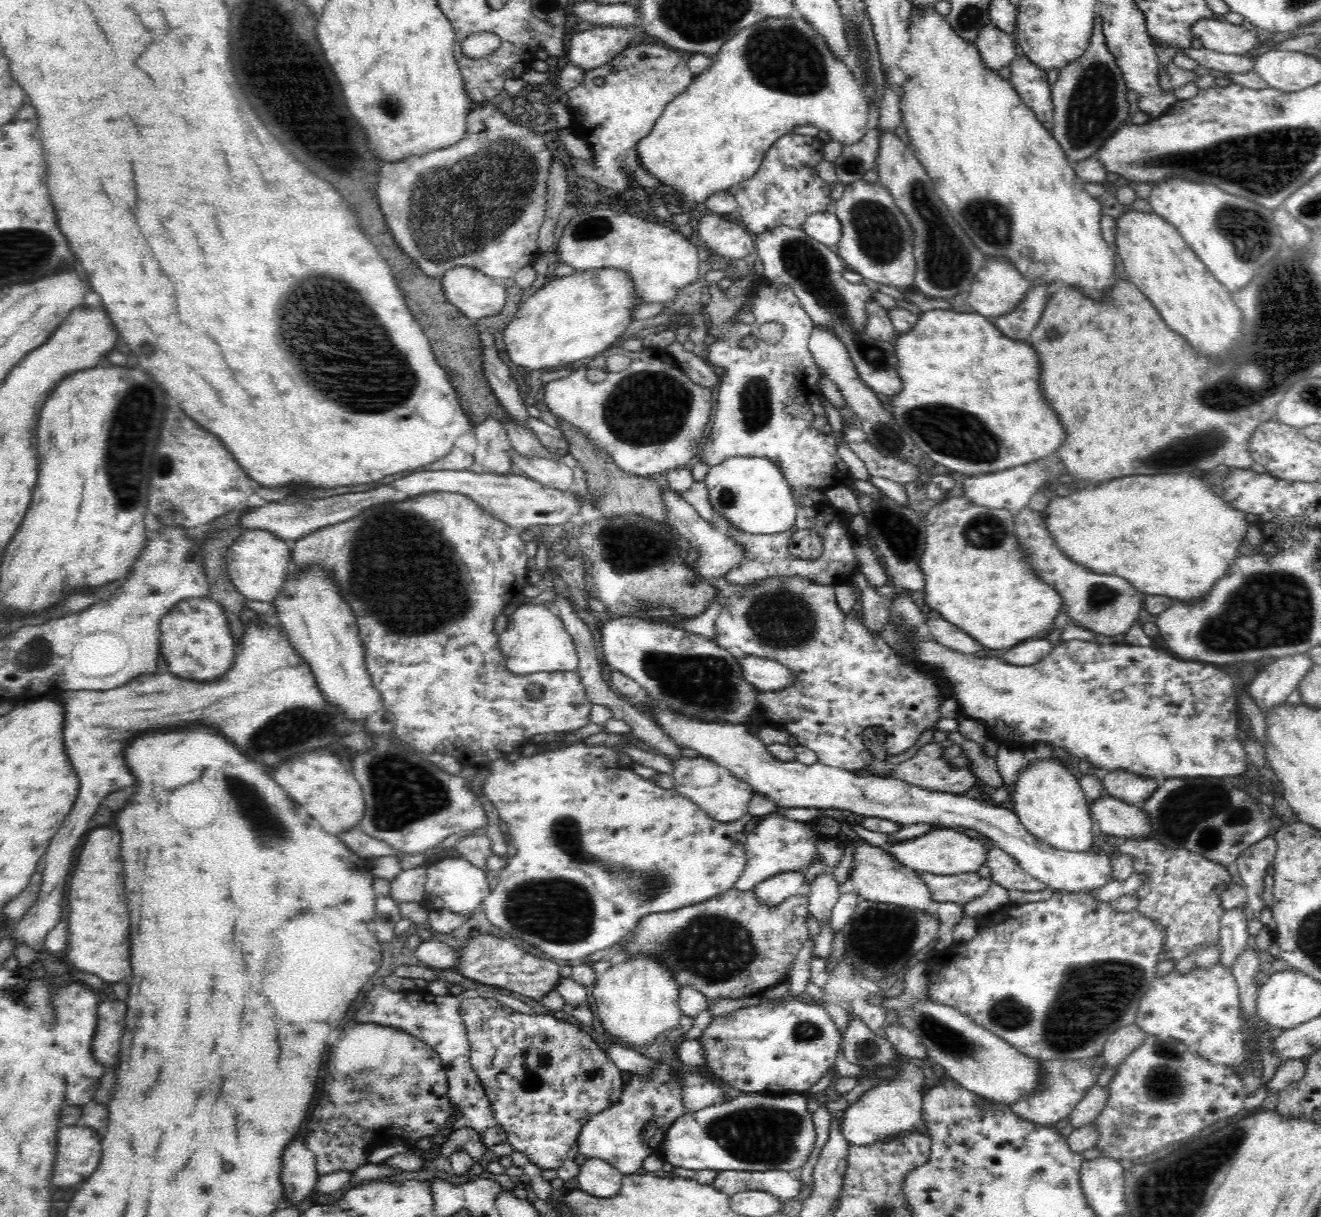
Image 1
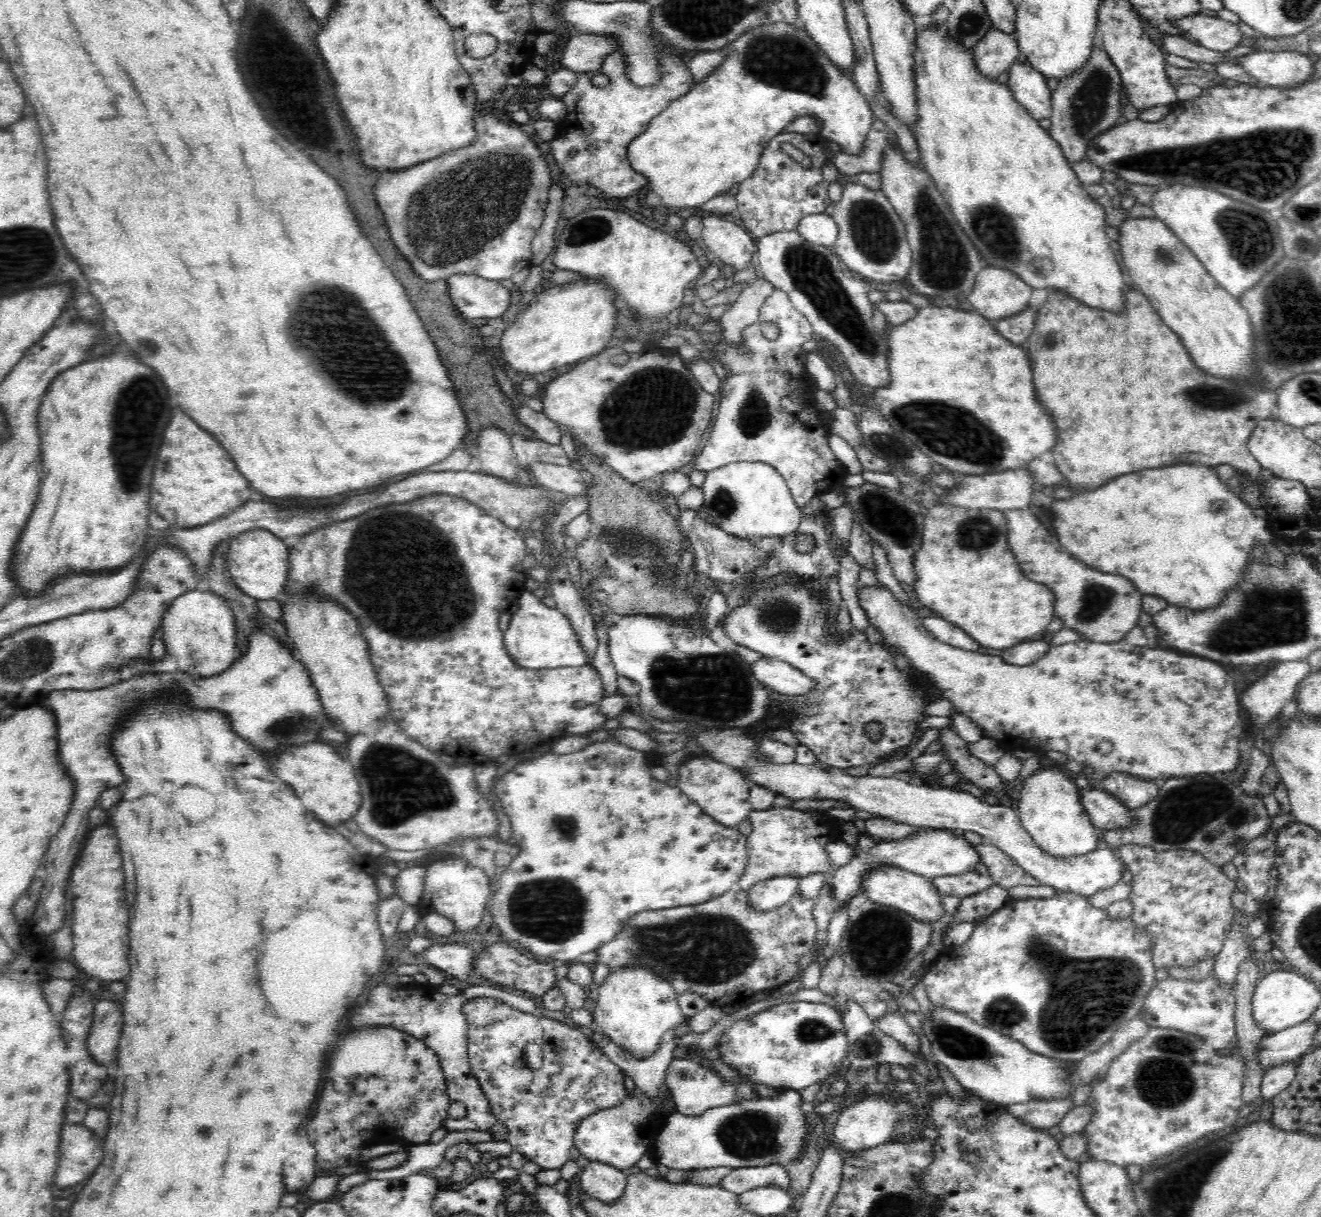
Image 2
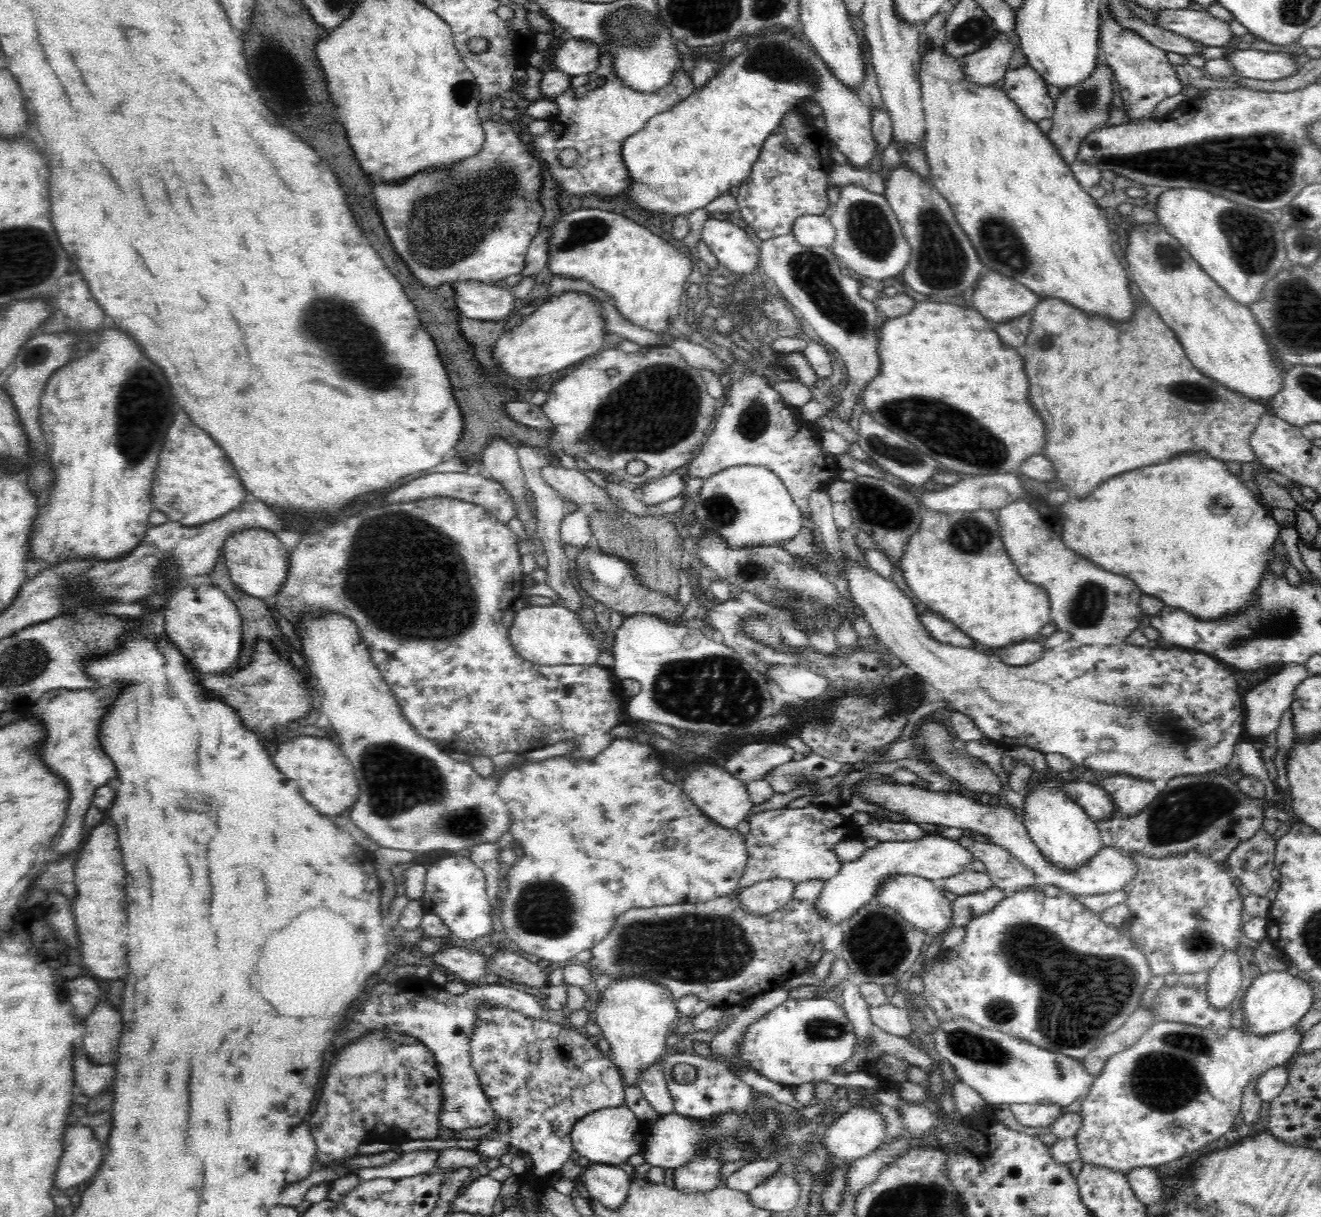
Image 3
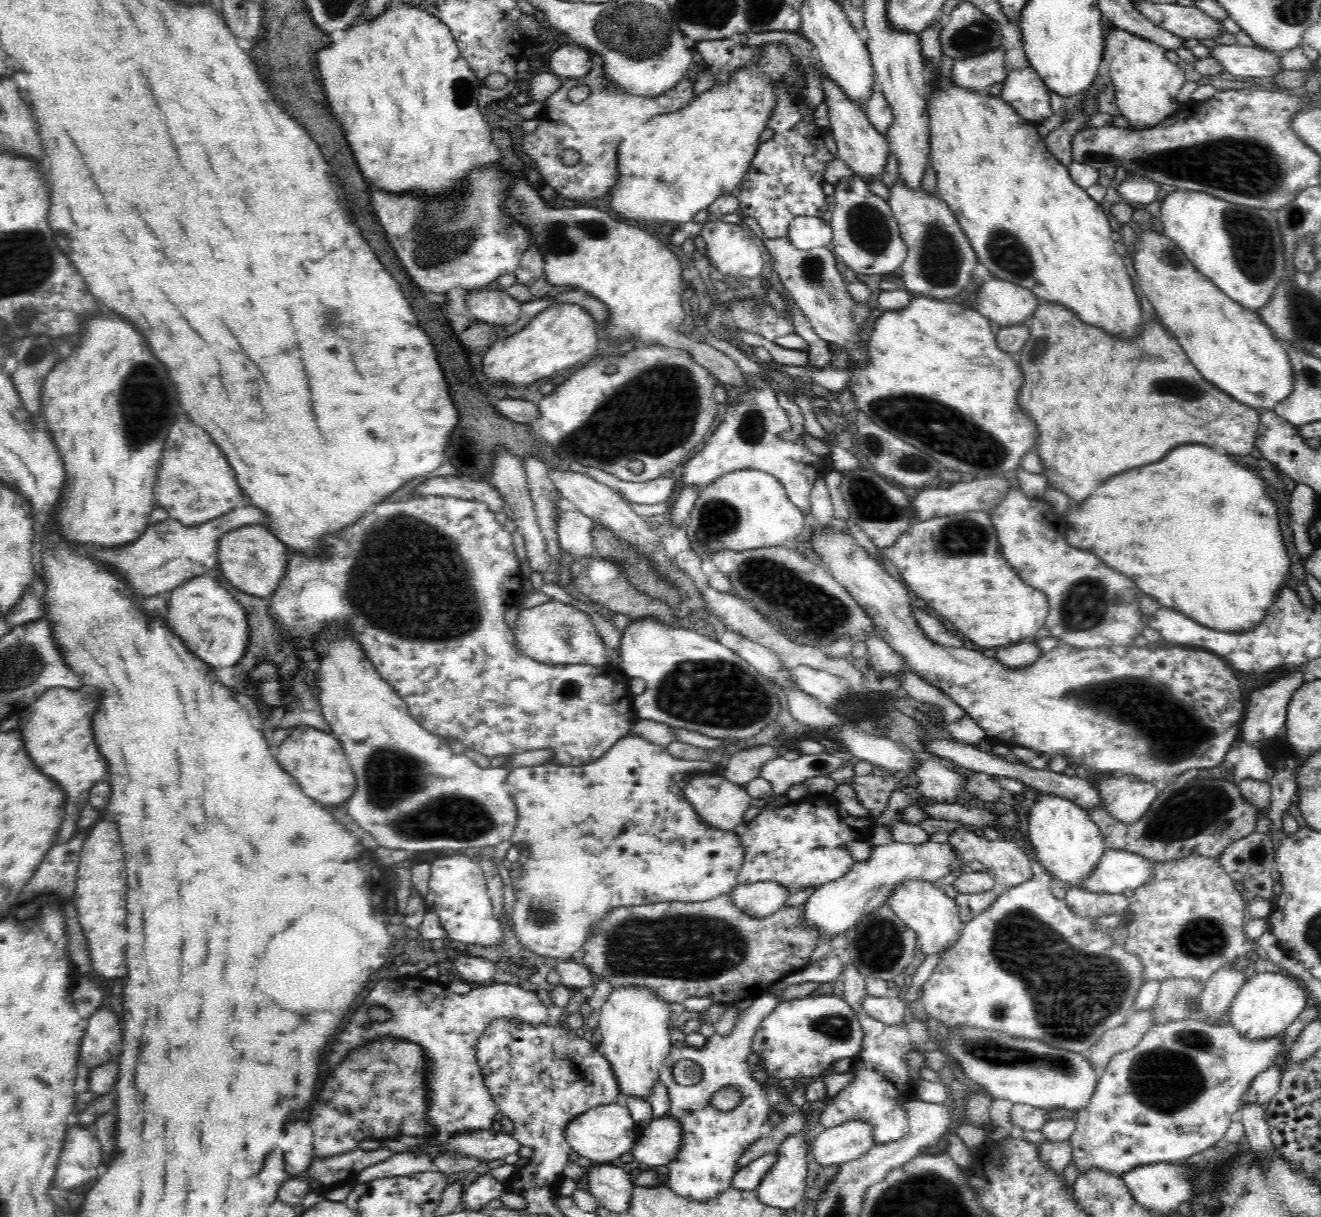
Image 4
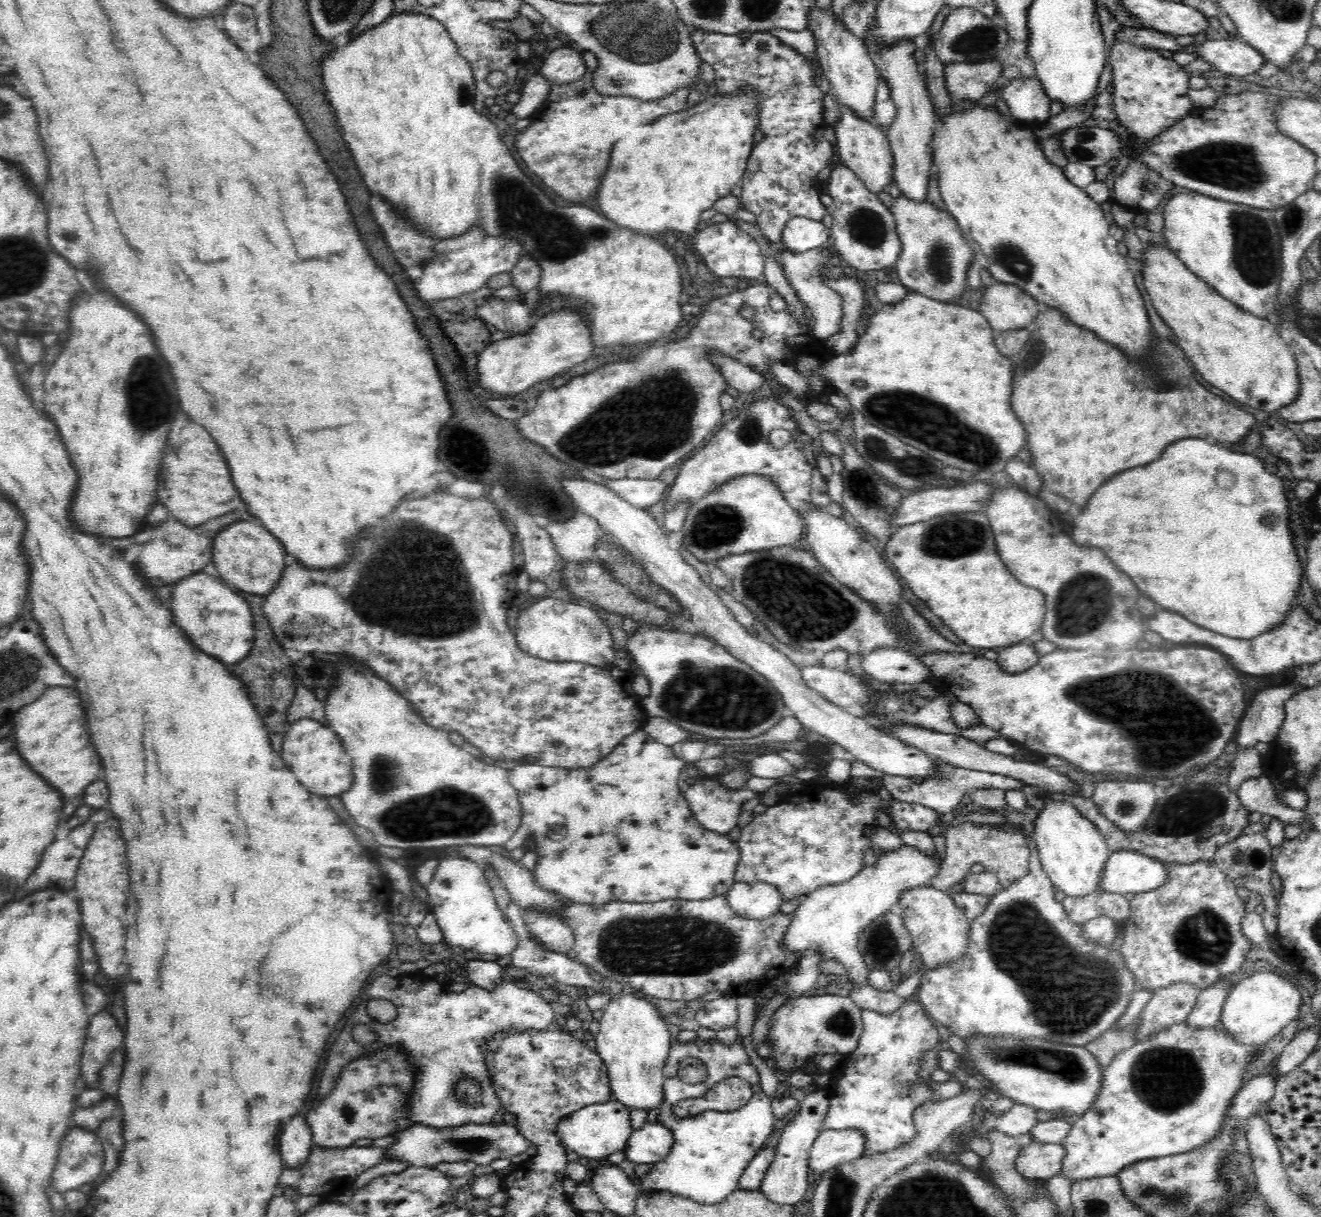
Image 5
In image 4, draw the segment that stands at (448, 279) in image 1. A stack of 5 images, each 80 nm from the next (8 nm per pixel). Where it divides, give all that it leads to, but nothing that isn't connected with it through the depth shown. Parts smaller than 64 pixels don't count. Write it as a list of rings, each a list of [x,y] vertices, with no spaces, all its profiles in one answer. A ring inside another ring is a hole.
[[[488,289],[467,290],[470,296],[467,300],[470,316],[500,326],[510,326],[518,322],[522,303],[508,295],[506,291],[488,291]]]

